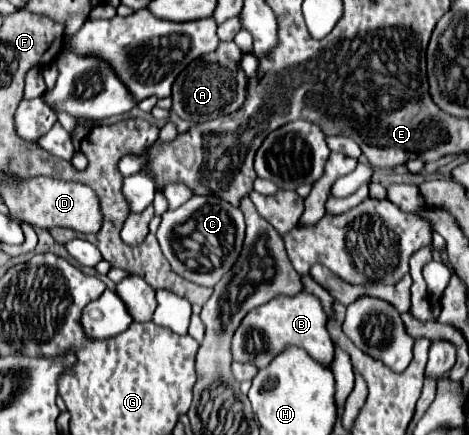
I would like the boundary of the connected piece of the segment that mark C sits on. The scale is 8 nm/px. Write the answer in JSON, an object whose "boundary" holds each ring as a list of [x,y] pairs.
{"boundary":[[[194,195],[178,209],[166,211],[162,215],[162,223],[156,231],[156,237],[174,273],[192,283],[214,287],[220,277],[230,271],[230,267],[240,255],[244,241],[244,215],[238,207],[226,203],[220,197]]]}

